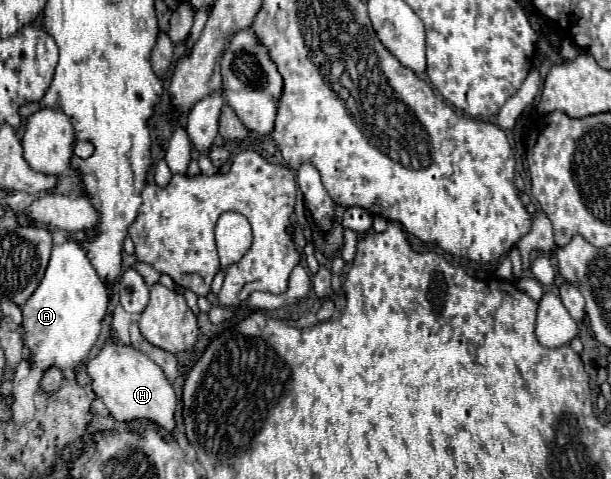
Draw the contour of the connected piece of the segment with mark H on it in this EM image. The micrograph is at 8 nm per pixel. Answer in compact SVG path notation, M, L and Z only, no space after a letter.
M106 342L100 354L94 360L86 362L86 372L92 378L92 390L108 406L112 418L122 422L140 418L150 420L168 432L174 430L176 392L162 368L156 362L152 362L146 354L134 350L132 346Z

